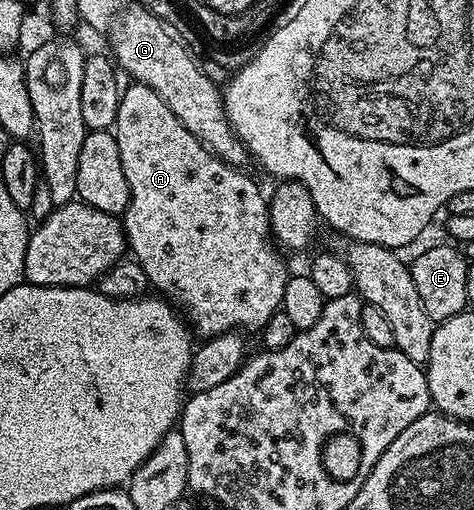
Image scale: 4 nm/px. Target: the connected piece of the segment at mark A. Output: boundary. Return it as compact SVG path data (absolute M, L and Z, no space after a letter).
M131 83L128 86L128 89L126 86L122 90L119 99L119 110L113 132L117 139L117 151L121 151L121 167L125 170L125 179L129 179L129 203L127 204L127 212L122 214L121 220L125 226L130 256L138 261L139 266L145 271L150 288L158 291L166 300L178 306L188 326L198 336L200 333L200 338L210 339L220 337L222 333L248 331L247 329L262 330L263 324L273 314L280 312L285 295L285 283L289 276L287 265L283 262L282 255L284 256L284 254L277 248L276 242L271 236L271 210L268 198L265 193L263 197L258 183L253 178L246 177L242 173L244 171L242 168L226 165L206 145L200 143L179 122L177 115L173 115L173 111L169 111L169 107L165 107L165 103L161 99L161 95L157 95L157 91L138 83Z

